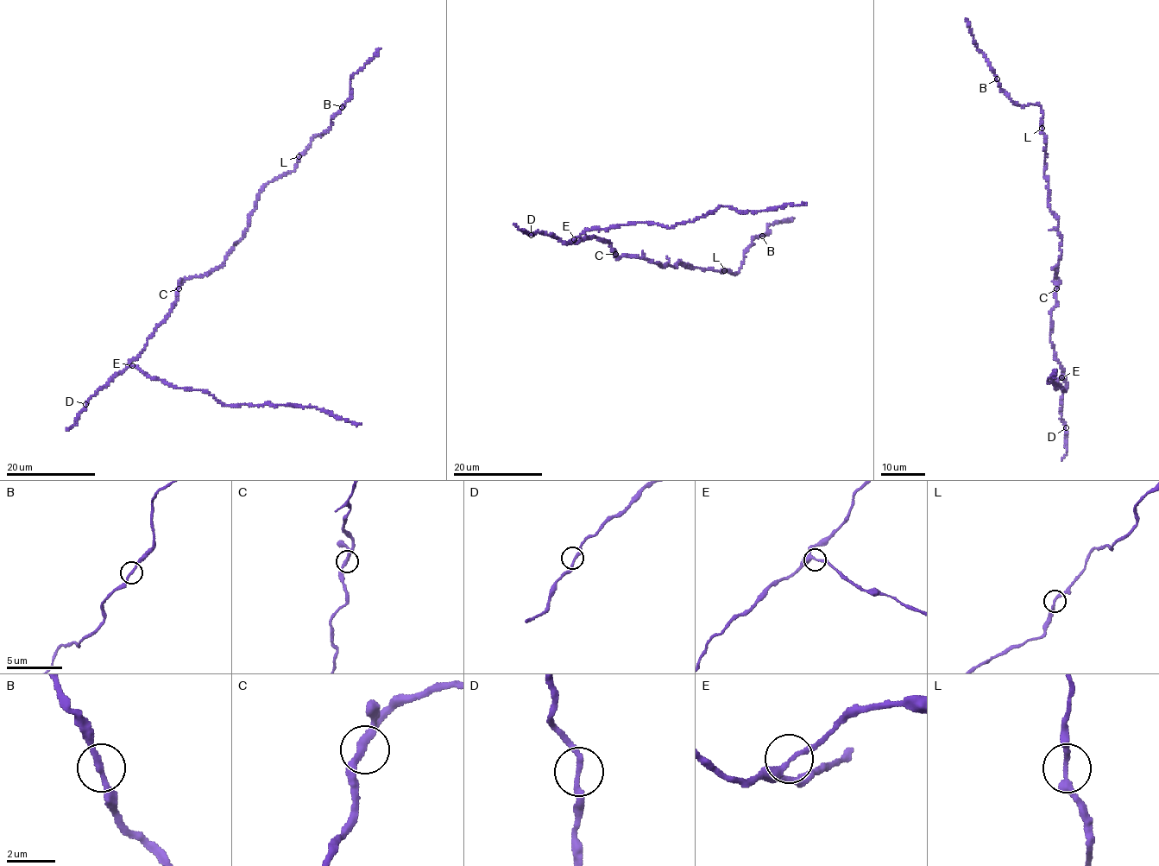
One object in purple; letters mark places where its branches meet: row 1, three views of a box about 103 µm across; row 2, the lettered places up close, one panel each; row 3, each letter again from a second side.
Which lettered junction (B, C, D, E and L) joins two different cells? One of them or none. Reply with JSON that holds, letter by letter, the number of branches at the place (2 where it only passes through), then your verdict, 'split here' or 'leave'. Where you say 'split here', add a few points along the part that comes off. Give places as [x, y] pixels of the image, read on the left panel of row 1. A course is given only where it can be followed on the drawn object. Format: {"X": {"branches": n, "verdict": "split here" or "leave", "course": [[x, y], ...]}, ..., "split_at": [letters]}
{"B": {"branches": 2, "verdict": "leave"}, "C": {"branches": 3, "verdict": "leave"}, "D": {"branches": 2, "verdict": "leave"}, "E": {"branches": 3, "verdict": "leave"}, "L": {"branches": 2, "verdict": "leave"}, "split_at": []}

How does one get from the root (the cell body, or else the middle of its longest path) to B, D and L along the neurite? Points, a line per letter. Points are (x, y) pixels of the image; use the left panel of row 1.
B: (178, 287), (223, 263), (248, 226), (261, 189), (294, 169), (299, 155), (315, 135), (325, 132), (342, 107)
D: (178, 287), (176, 303), (148, 340), (145, 348), (85, 404)
L: (178, 287), (190, 277), (201, 277), (223, 263), (248, 226), (249, 214), (261, 189), (292, 172), (299, 156)

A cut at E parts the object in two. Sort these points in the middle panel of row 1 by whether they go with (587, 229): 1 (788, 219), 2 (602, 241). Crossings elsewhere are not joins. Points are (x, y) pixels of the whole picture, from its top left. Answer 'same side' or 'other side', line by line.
1: other side
2: other side

